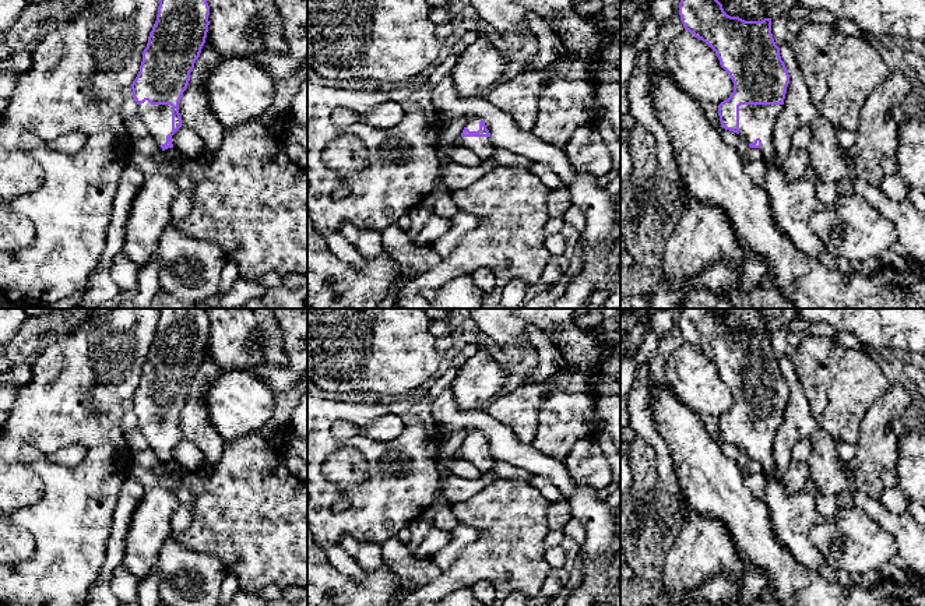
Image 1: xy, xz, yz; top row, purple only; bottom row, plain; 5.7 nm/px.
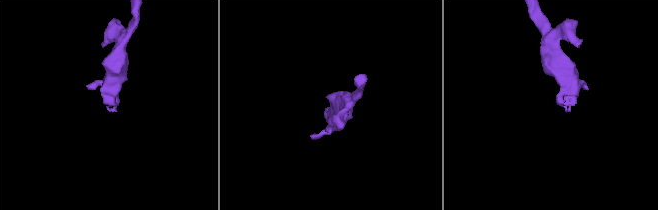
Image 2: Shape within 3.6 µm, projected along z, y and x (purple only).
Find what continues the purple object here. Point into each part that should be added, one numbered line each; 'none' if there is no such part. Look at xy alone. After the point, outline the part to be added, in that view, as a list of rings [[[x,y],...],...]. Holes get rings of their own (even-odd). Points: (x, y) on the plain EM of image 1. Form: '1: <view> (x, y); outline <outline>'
1: xy (157, 430); outline [[[148,413],[138,417],[137,429],[143,431],[148,447],[152,452],[162,458],[166,455],[166,448],[172,447],[172,419],[151,417]]]

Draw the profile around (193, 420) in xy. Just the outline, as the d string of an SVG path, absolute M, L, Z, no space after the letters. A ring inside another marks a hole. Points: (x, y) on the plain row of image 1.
M207 348L200 370L190 385L189 398L179 416L182 437L196 444L203 454L204 462L197 471L204 473L210 472L219 462L224 451L224 440L212 427L203 405L204 391L222 373L224 370L214 363Z

